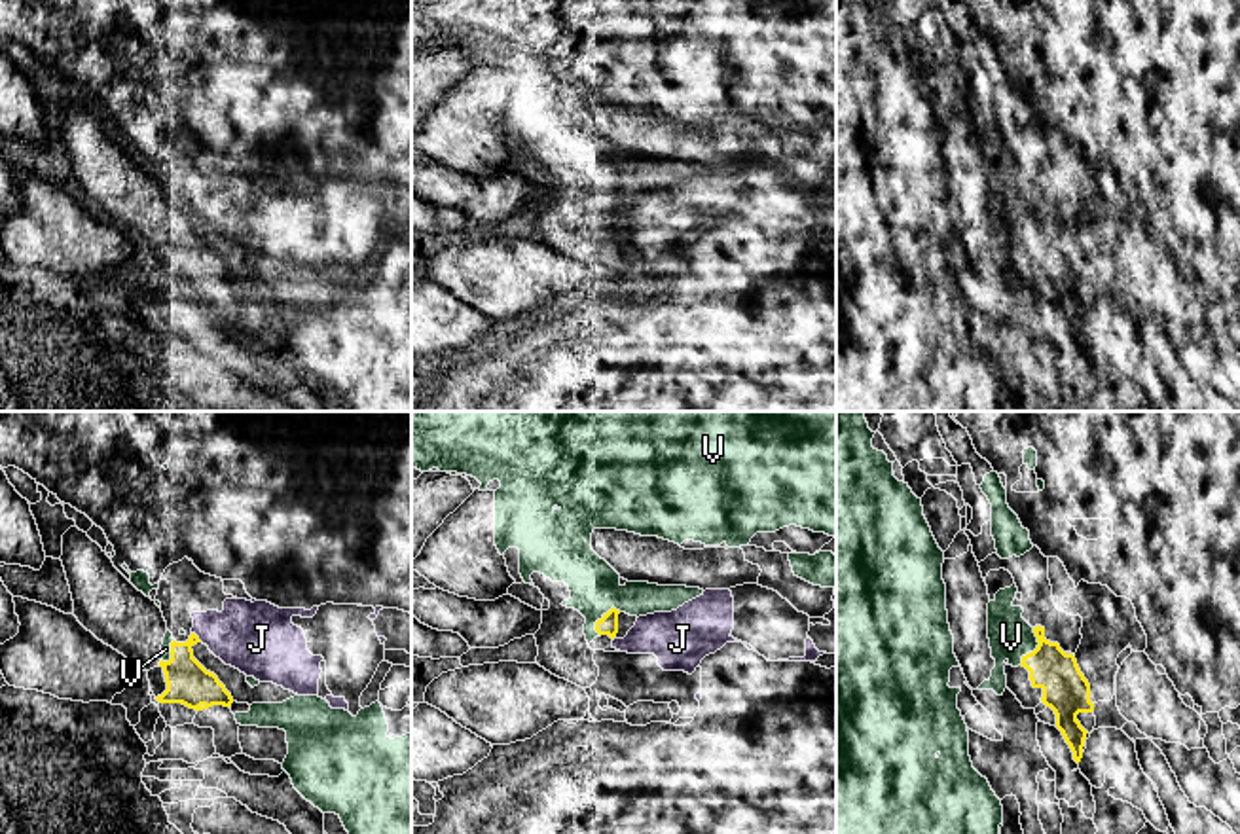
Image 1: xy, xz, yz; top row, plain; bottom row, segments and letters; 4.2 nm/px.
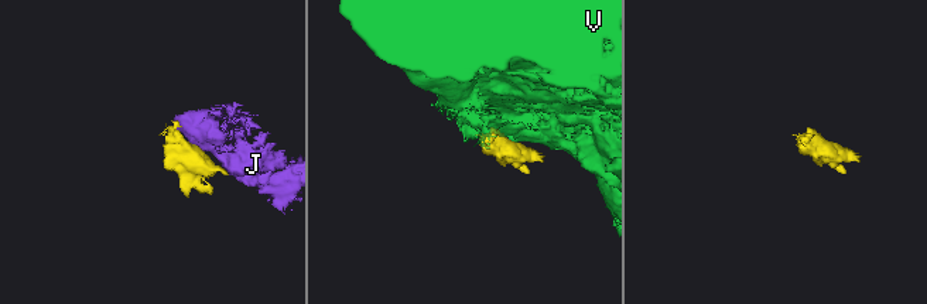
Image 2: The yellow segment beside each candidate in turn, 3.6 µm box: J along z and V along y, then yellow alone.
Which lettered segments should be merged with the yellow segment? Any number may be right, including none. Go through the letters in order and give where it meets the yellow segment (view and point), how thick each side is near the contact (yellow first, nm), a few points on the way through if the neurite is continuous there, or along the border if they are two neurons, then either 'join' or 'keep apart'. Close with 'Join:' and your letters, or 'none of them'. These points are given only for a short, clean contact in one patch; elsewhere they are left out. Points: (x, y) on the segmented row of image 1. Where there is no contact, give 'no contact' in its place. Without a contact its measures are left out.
J: xy (198, 637) | 190/300 nm | keep apart
V: yz (1038, 647) | 200/190 nm | keep apart
Join: none of them

